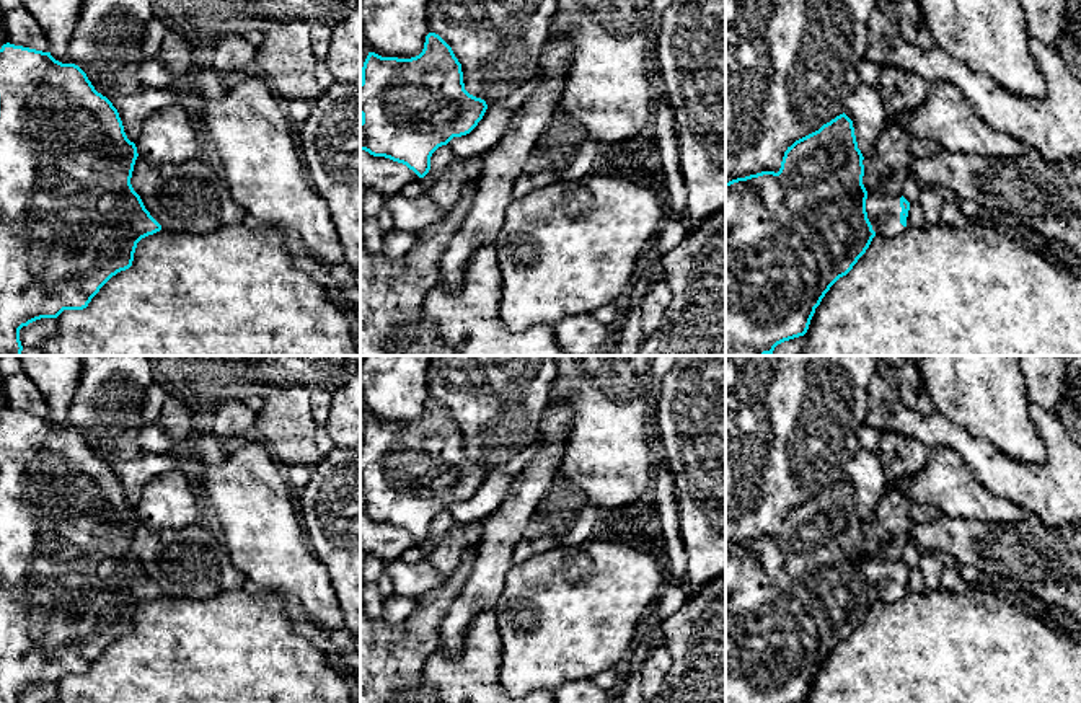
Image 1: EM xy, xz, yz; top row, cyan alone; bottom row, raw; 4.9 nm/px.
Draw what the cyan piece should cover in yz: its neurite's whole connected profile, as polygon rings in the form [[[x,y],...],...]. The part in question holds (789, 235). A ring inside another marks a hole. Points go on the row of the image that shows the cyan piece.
[[[843,113],[823,124],[818,130],[788,147],[778,173],[761,171],[726,183],[726,356],[766,356],[773,354],[778,344],[804,336],[825,294],[840,277],[853,269],[869,248],[872,238],[876,235],[893,238],[908,228],[907,217],[910,202],[902,194],[867,192],[863,184],[863,160],[864,157],[858,148],[853,121]]]

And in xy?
[[[3,44],[0,49],[0,356],[23,356],[20,329],[41,318],[57,318],[64,310],[83,310],[117,272],[132,266],[137,243],[161,230],[130,184],[137,147],[124,132],[113,103],[98,93],[75,64],[62,64],[51,52]]]

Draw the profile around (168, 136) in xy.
[[[179,103],[166,104],[150,114],[134,142],[139,157],[153,166],[183,163],[204,152],[204,132]]]

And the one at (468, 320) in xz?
[[[483,245],[471,254],[463,285],[458,290],[448,290],[442,282],[429,290],[424,300],[424,315],[434,321],[440,338],[453,349],[455,356],[569,356],[559,347],[551,325],[510,333],[501,321],[501,295],[502,274],[496,245]]]

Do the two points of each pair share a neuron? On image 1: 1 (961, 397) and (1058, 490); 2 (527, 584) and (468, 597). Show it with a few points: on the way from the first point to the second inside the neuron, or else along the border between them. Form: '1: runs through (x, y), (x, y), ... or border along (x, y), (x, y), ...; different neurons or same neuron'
1: border along (993, 447), (1023, 462), (1042, 462), (1047, 457); different neurons
2: border along (514, 563), (494, 609); different neurons

